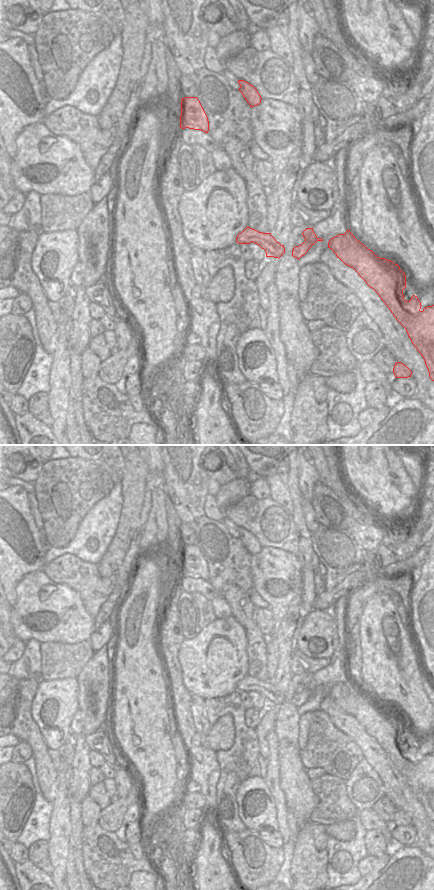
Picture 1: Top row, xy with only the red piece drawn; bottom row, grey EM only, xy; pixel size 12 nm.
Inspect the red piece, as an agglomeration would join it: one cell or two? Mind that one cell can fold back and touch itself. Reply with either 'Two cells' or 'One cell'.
One cell.

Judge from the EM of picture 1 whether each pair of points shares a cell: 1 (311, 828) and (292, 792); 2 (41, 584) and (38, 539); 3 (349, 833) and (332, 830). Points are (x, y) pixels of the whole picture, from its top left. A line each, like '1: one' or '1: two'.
1: two
2: two
3: one

